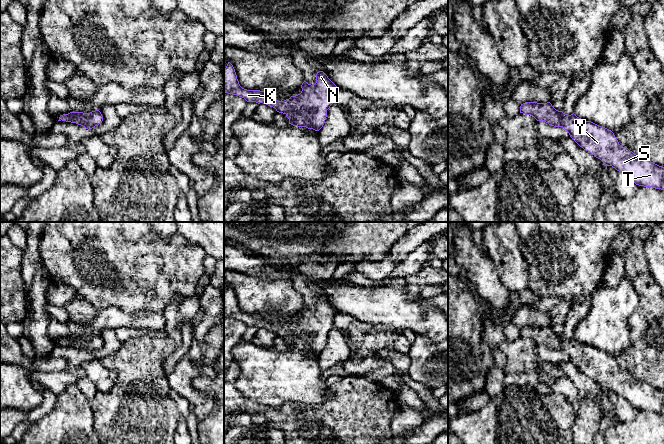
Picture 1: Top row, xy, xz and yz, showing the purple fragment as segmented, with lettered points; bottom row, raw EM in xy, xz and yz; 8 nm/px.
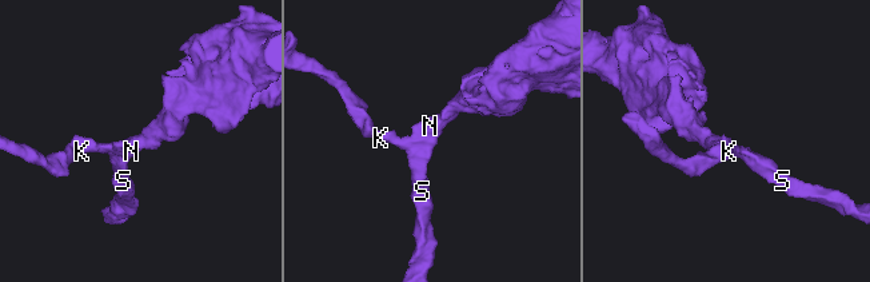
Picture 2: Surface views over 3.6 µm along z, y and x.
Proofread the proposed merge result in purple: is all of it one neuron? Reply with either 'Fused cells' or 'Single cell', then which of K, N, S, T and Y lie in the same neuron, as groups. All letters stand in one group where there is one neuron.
Single cell. Groups: K N S T Y

